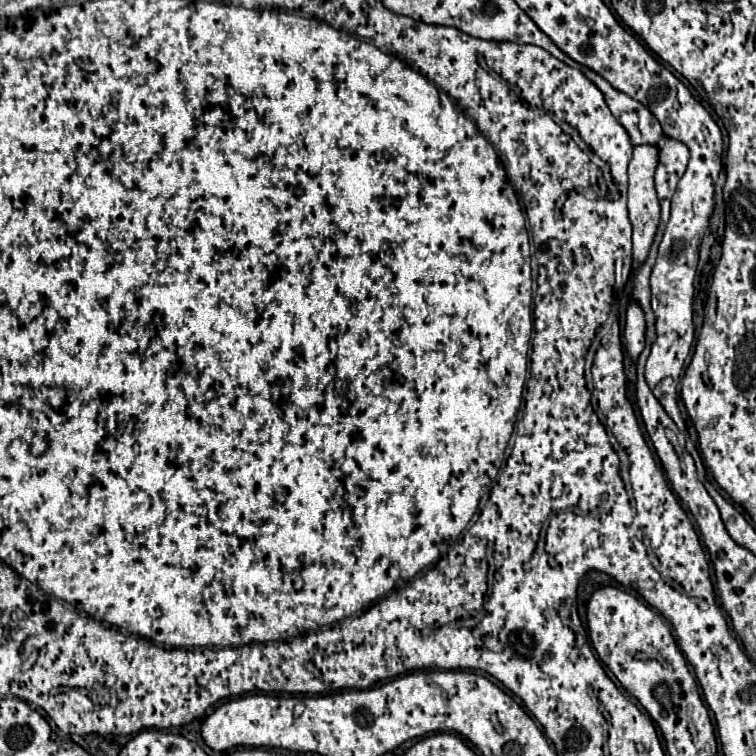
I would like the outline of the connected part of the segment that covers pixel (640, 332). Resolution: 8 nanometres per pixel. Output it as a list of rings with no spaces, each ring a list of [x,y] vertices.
[[[630,303],[626,311],[626,327],[624,327],[626,351],[632,359],[638,359],[640,351],[644,349],[644,313],[638,303]]]

